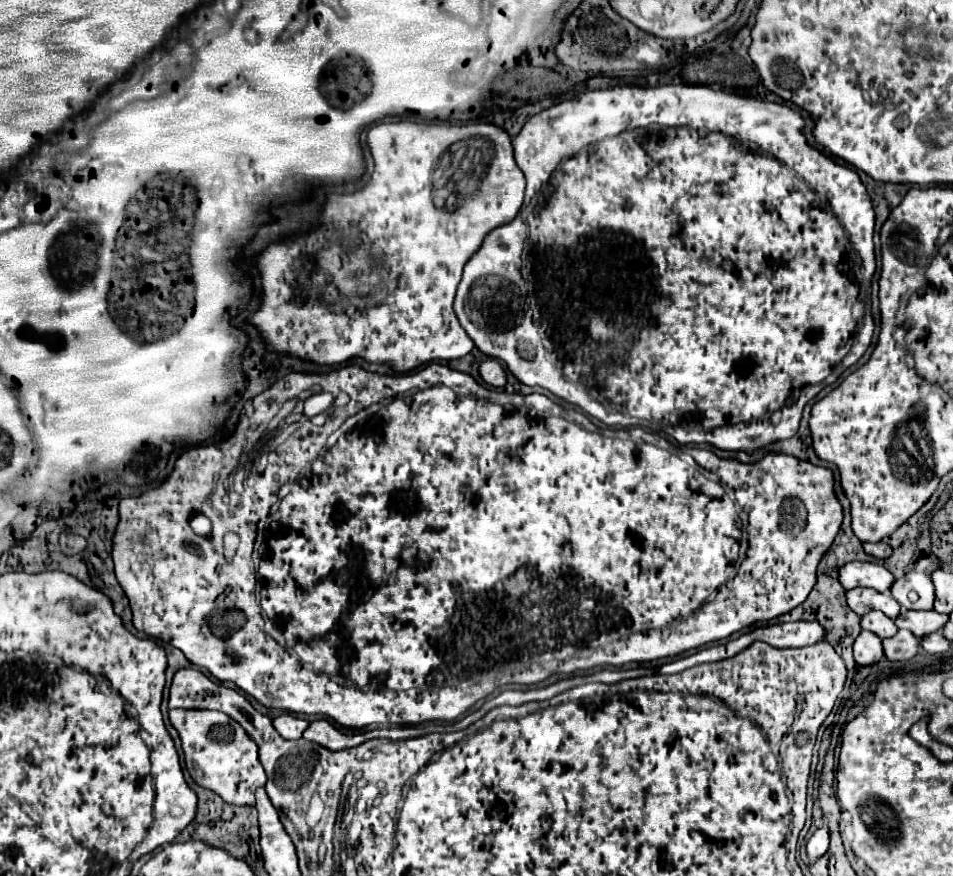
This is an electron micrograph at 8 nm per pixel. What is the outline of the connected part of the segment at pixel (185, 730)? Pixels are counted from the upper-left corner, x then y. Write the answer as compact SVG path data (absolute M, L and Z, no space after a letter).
M171 709L169 721L181 737L187 771L195 783L215 791L227 803L255 805L255 789L265 785L267 775L259 761L257 743L237 721L221 711L199 709Z

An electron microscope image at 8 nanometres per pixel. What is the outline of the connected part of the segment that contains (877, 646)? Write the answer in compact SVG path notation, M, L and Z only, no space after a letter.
M861 631L853 643L853 655L859 665L873 665L883 659L881 639L871 631Z

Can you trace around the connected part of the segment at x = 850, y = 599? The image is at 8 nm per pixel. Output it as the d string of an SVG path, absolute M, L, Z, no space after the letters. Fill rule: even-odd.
M851 589L847 591L847 605L861 617L863 613L869 611L883 611L887 617L895 619L899 615L899 603L889 595L889 593L879 593L875 589Z

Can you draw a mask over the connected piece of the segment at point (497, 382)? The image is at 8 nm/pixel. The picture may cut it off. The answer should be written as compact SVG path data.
M493 359L481 363L479 373L481 373L483 381L485 381L487 385L491 385L491 387L503 387L503 385L505 385L505 371L503 371L501 365L499 365L497 361L493 361Z

